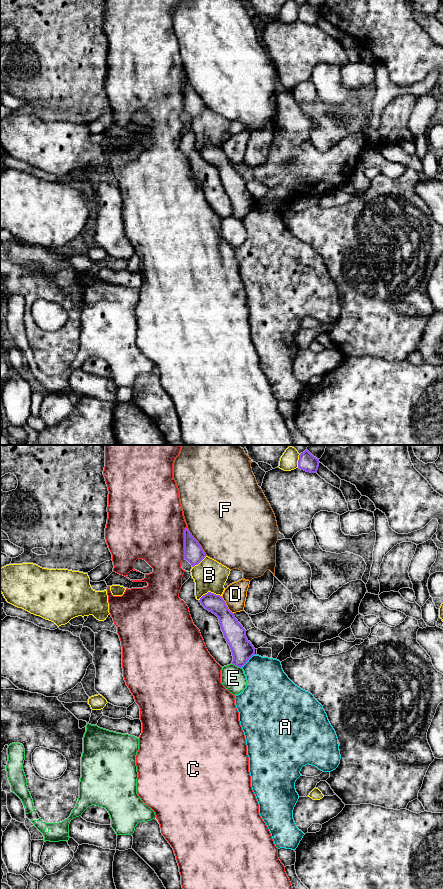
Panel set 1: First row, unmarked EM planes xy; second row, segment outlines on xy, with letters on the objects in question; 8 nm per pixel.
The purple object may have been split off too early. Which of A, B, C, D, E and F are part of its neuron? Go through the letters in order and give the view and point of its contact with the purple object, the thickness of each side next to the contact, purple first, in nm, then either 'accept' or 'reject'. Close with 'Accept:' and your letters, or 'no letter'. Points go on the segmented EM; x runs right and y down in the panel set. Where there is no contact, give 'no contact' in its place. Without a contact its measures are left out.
A: contact xy (247, 661); calibres 180 and 340 nm; reject
B: contact xy (209, 592); calibres 150 and 260 nm; reject
C: contact xy (184, 543); calibres 160 and 460 nm; reject
D: contact xy (226, 605); calibres 170 and 180 nm; reject
E: contact xy (237, 666); calibres 180 and 190 nm; reject
F: contact xy (197, 541); calibres 160 and 500 nm; reject
Accept: no letter

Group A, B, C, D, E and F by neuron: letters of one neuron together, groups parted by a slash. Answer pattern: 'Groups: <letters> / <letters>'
Groups: A / B / C / D / E / F

